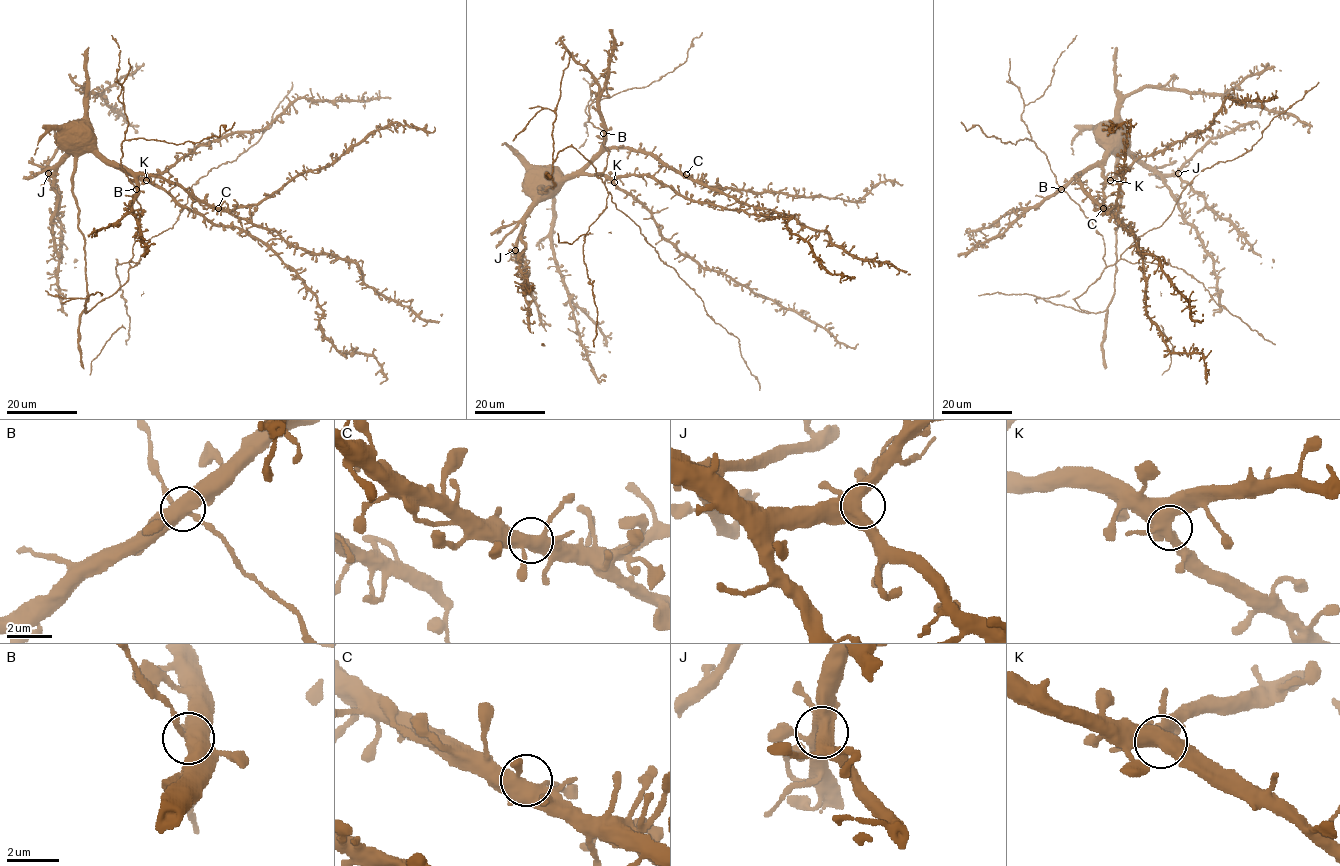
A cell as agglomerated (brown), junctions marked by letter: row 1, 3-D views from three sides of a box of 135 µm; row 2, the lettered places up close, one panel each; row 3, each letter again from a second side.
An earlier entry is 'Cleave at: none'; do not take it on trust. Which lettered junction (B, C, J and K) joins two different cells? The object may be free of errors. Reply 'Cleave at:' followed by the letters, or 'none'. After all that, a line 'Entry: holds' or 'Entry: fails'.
Cleave at: none
Entry: holds

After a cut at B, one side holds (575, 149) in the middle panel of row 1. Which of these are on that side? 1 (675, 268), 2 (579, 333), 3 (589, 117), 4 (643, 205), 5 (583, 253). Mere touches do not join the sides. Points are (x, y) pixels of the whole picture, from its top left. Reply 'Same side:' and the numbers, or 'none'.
Same side: 2, 4

